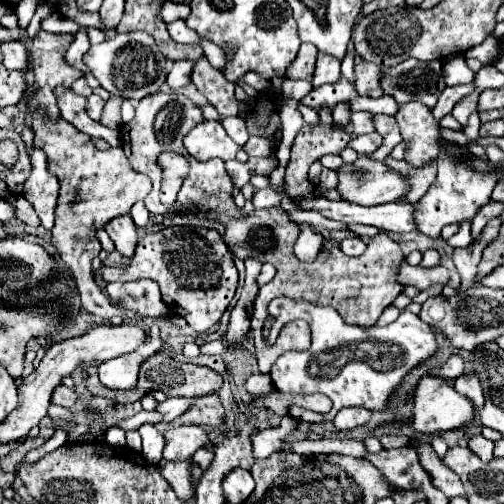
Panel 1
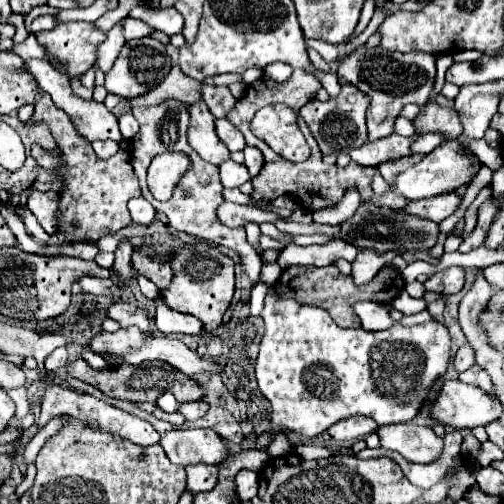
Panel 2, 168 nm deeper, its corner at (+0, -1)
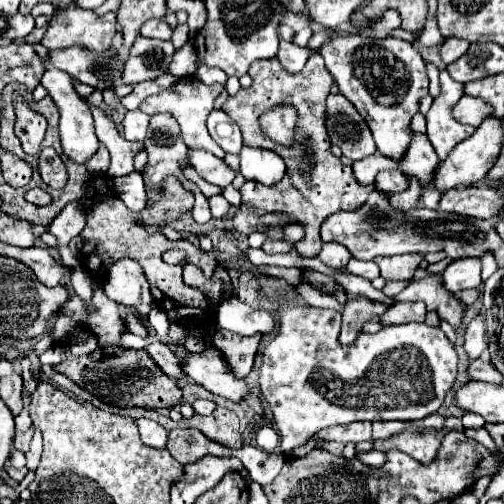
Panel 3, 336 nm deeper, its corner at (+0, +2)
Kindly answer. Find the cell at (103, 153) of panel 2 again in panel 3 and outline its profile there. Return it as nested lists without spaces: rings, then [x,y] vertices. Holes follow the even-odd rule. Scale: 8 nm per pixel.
[[[100,143],[98,151],[86,161],[86,167],[94,175],[94,173],[106,173],[108,171],[108,165],[110,165],[110,153],[108,153],[106,145]]]

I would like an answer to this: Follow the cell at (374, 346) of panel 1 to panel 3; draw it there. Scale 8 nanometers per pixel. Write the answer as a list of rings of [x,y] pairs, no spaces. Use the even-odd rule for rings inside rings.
[[[278,297],[274,301],[276,305],[276,313],[280,317],[278,321],[278,333],[276,337],[266,345],[264,353],[262,353],[262,367],[260,367],[260,389],[262,389],[262,395],[264,399],[268,401],[272,413],[274,413],[274,421],[276,421],[276,427],[280,431],[280,455],[288,455],[294,447],[300,447],[304,445],[310,435],[314,435],[318,429],[324,429],[324,427],[332,427],[332,425],[342,425],[342,423],[354,423],[354,421],[392,421],[392,419],[400,419],[400,421],[418,421],[418,419],[424,419],[426,415],[432,415],[438,411],[438,407],[442,405],[444,401],[444,395],[450,391],[450,387],[454,385],[454,379],[456,379],[456,351],[454,351],[454,345],[448,341],[448,337],[444,335],[444,331],[440,327],[430,327],[426,323],[406,323],[406,325],[386,325],[382,327],[378,333],[364,333],[360,331],[356,341],[350,343],[350,345],[342,345],[338,341],[338,335],[340,335],[340,327],[342,327],[342,317],[338,311],[330,311],[330,309],[316,309],[316,307],[310,307],[310,305],[302,305],[294,299],[286,299],[286,297]]]

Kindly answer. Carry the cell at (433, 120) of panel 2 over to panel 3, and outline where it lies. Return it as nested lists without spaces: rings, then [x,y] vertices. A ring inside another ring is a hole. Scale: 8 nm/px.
[[[462,95],[462,99],[452,107],[452,117],[462,125],[478,127],[488,117],[488,105],[482,99]]]

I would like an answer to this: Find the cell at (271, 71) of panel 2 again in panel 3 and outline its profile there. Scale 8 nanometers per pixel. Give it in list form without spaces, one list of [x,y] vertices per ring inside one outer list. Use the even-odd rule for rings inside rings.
[[[280,41],[280,49],[276,57],[288,73],[298,73],[306,65],[308,57],[314,53],[320,53],[320,49],[308,49],[308,47],[298,47],[294,43],[288,43],[288,41]]]

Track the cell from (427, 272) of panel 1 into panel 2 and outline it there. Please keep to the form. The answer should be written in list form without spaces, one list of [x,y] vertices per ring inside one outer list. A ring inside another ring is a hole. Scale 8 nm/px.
[[[452,266],[448,270],[442,270],[442,272],[436,272],[434,276],[430,276],[424,286],[426,286],[426,290],[450,296],[450,294],[456,294],[462,290],[464,280],[466,280],[464,276],[466,276],[466,272],[462,266]]]

